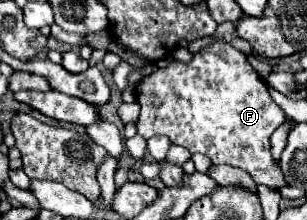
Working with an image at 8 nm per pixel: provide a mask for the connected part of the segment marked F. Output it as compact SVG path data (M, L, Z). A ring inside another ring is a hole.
M211 43L193 55L189 63L171 61L165 69L155 69L141 79L141 89L135 89L137 103L141 105L141 117L137 121L137 133L145 139L153 135L165 135L171 143L189 149L191 153L203 153L213 165L231 165L247 171L257 185L271 189L285 187L281 169L273 163L269 151L269 137L287 119L283 109L271 99L265 83L249 65L245 55L229 43Z

